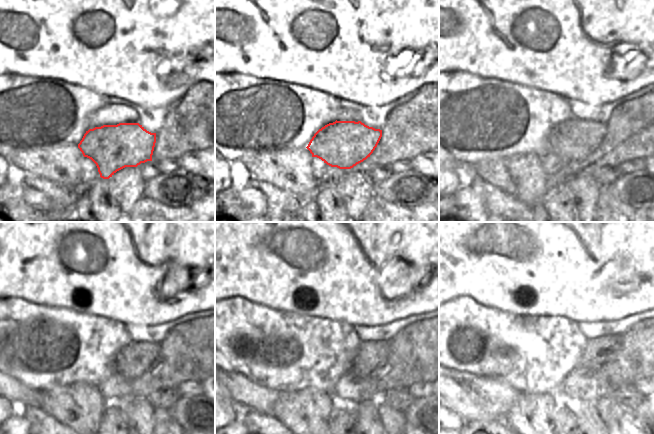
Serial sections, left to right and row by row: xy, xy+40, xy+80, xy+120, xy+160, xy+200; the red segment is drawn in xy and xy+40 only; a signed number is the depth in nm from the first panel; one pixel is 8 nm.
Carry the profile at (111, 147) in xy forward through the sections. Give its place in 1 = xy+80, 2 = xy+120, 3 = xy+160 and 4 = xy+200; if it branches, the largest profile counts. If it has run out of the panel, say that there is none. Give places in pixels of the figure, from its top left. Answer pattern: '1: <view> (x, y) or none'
1: xy+80 (573, 140)
2: xy+120 (134, 359)
3: xy+160 (371, 354)
4: xy+200 (597, 352)

